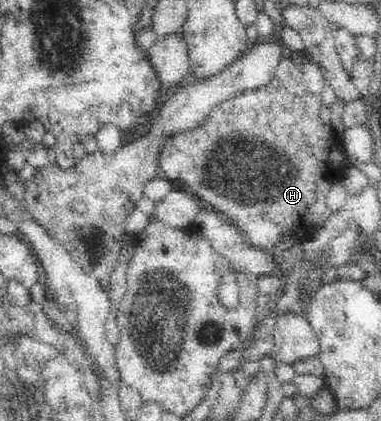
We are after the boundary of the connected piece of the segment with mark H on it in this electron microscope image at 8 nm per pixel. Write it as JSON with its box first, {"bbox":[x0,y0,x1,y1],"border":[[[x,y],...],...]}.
{"bbox":[159,55,345,252],"border":[[[283,55],[274,71],[274,78],[269,84],[239,92],[231,99],[218,103],[199,127],[196,127],[193,131],[183,131],[183,133],[171,135],[168,143],[165,143],[165,147],[163,147],[163,151],[161,151],[159,157],[161,177],[170,182],[173,181],[173,179],[181,179],[181,181],[185,183],[184,185],[187,187],[187,191],[193,191],[201,201],[205,201],[209,207],[213,207],[215,212],[225,213],[225,215],[231,219],[231,225],[235,225],[238,231],[243,234],[245,242],[247,242],[251,248],[263,252],[271,250],[275,243],[277,243],[277,239],[284,233],[287,233],[287,231],[300,231],[301,234],[305,235],[307,233],[305,223],[324,223],[325,226],[325,222],[329,218],[329,210],[327,210],[327,206],[325,206],[324,202],[327,192],[335,183],[343,181],[345,175],[343,154],[341,154],[343,150],[341,137],[332,133],[331,126],[323,124],[319,117],[322,104],[320,95],[313,95],[303,91],[301,76],[302,74],[299,73],[299,65],[295,65],[295,62],[291,61],[291,58],[287,58]]]}

